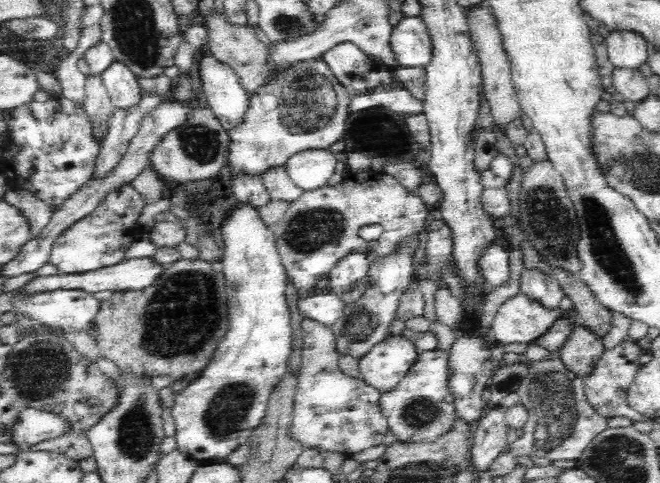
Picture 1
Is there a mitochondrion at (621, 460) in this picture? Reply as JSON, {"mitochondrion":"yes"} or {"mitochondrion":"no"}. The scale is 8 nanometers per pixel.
{"mitochondrion":"yes"}

